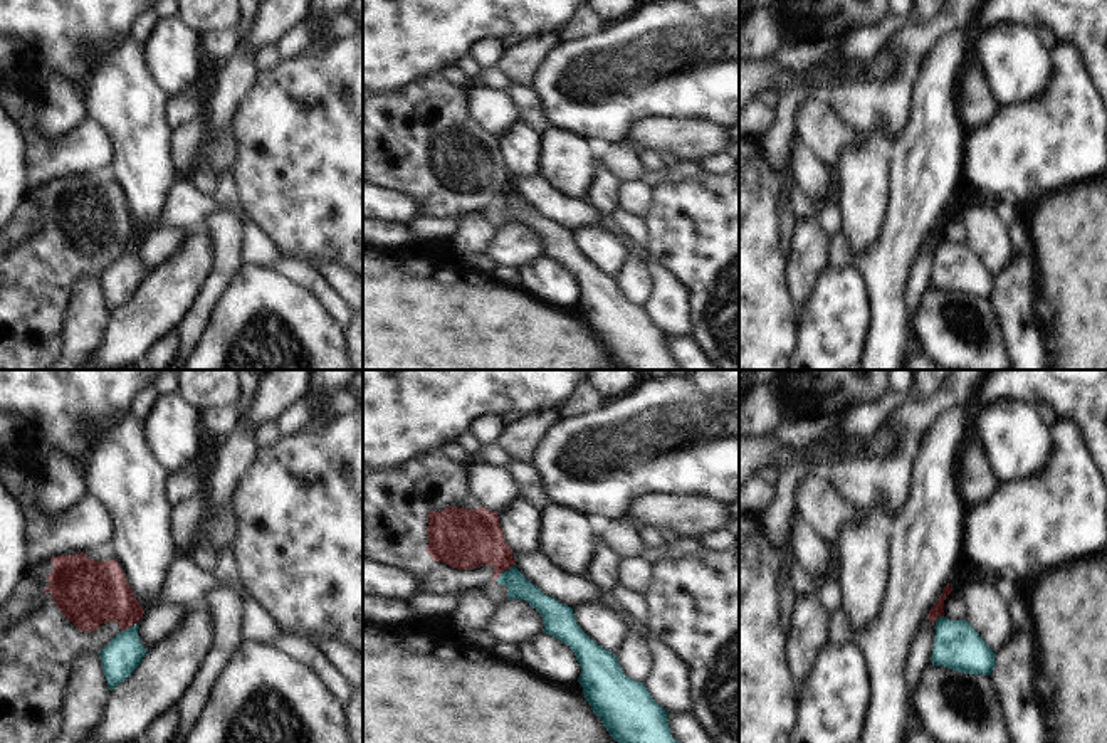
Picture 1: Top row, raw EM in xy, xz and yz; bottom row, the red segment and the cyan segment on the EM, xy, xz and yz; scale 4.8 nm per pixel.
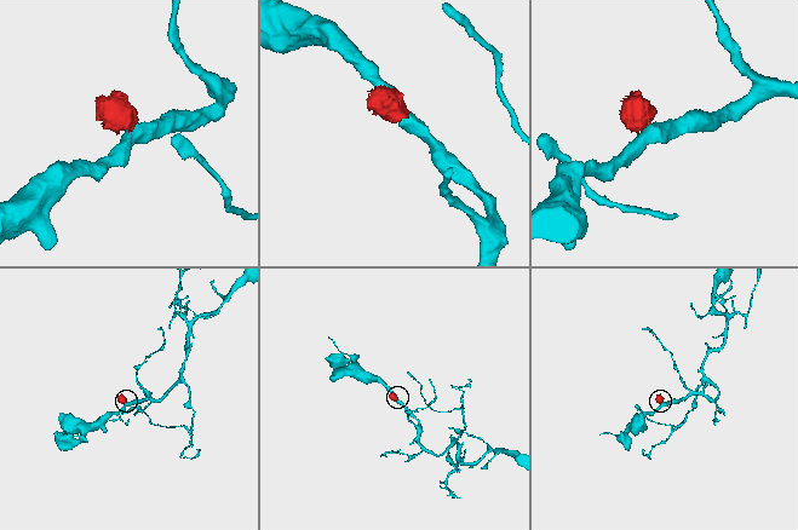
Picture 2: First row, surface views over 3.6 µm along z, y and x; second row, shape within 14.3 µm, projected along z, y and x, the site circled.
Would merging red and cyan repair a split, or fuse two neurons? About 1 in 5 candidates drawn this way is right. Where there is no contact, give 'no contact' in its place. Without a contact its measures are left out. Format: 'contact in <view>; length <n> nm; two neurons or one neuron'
contact in xz; length 120 nm; two neurons

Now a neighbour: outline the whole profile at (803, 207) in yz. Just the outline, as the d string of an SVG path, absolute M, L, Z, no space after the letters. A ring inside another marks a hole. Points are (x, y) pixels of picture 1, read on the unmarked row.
M795 175L791 178L790 200L791 200L793 213L796 220L818 213L818 207L806 197Z

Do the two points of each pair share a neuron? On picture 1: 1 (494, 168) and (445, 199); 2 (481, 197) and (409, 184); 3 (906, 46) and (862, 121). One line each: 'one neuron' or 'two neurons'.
1: one neuron
2: one neuron
3: one neuron

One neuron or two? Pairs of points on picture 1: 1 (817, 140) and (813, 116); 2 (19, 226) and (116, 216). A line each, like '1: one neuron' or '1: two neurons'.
1: one neuron
2: two neurons

